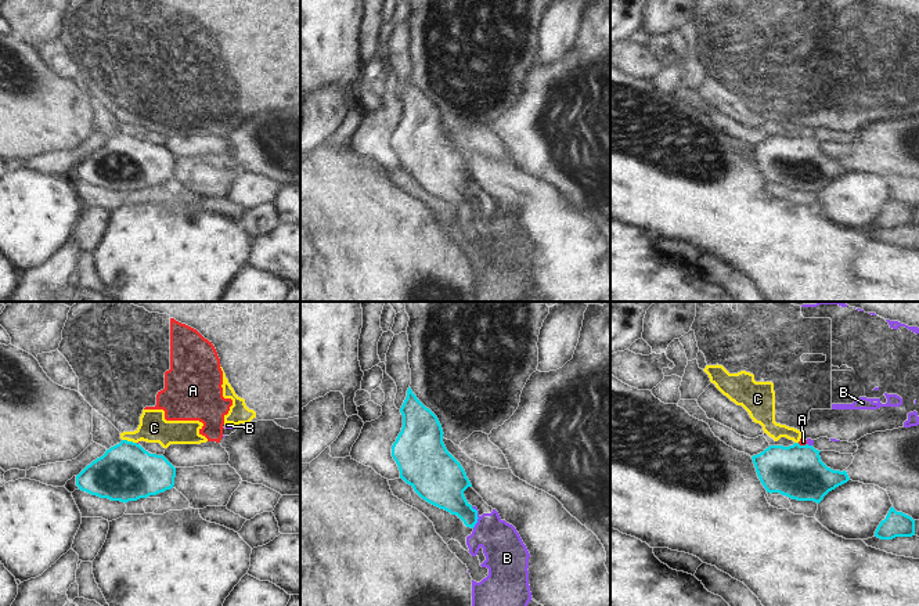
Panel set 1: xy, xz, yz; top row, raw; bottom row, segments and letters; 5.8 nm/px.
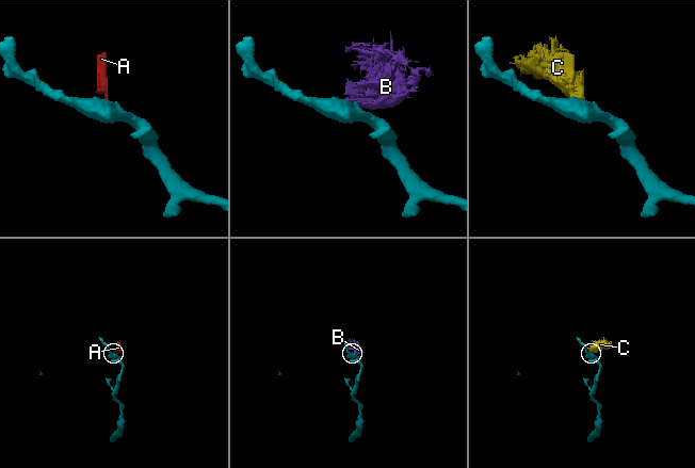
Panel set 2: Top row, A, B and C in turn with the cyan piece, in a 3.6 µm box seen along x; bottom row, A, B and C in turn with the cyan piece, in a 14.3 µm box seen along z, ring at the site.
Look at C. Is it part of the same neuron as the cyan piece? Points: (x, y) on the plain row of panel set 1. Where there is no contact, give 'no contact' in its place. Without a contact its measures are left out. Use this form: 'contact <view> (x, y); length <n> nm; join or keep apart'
contact xy (129, 132); length 90 nm; keep apart

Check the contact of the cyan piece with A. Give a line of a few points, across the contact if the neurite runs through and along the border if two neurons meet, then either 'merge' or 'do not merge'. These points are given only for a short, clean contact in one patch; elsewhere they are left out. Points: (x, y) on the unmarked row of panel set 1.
line yz (797, 133), (806, 134); do not merge

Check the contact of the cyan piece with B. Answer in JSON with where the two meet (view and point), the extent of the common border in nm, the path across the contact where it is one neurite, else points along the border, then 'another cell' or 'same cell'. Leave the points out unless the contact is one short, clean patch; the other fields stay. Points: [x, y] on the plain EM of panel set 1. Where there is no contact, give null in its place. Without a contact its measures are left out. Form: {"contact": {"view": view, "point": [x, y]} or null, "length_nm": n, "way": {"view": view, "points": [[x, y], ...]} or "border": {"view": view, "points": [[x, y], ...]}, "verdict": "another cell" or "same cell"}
{"contact": {"view": "xz", "point": [476, 206]}, "length_nm": 130, "border": {"view": "xz", "points": [[471, 197], [476, 201], [478, 208], [472, 217]]}, "verdict": "another cell"}

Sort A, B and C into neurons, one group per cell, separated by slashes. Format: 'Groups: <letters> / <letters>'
Groups: A B C.

